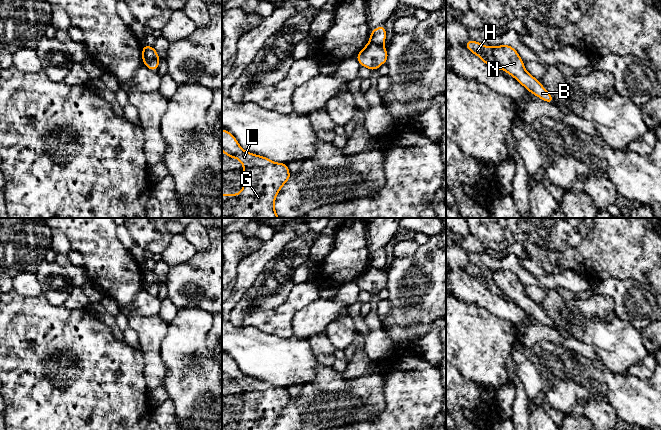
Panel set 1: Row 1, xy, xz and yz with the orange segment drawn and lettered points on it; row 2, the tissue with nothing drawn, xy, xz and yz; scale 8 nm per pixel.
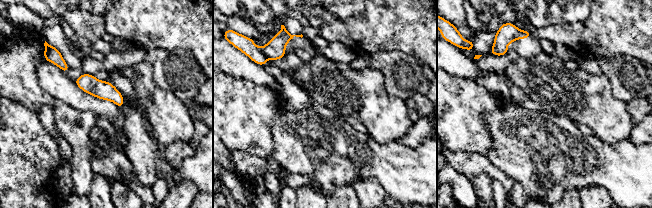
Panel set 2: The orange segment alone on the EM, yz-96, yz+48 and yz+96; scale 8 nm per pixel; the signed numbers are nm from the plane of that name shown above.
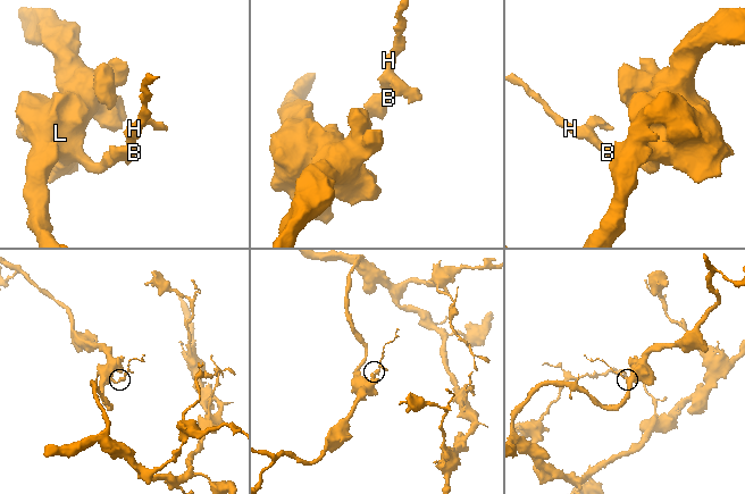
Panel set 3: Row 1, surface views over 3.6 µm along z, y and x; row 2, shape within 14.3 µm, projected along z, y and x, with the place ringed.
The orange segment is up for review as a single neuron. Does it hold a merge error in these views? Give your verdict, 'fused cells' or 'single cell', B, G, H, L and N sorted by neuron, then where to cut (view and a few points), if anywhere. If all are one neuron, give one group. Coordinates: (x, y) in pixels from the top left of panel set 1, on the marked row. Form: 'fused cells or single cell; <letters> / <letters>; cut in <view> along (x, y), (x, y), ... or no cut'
fused cells; B G L N / H; cut in yz along (491, 47), (491, 52), (501, 67)

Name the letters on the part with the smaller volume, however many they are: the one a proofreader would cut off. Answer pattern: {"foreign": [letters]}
{"foreign": ["H"]}

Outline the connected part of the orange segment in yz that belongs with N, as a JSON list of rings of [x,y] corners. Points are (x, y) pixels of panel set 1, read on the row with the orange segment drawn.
[[[499,45],[492,47],[492,53],[500,67],[530,93],[550,104],[554,102],[553,96],[548,93],[541,82],[526,71],[524,61],[512,46]]]

